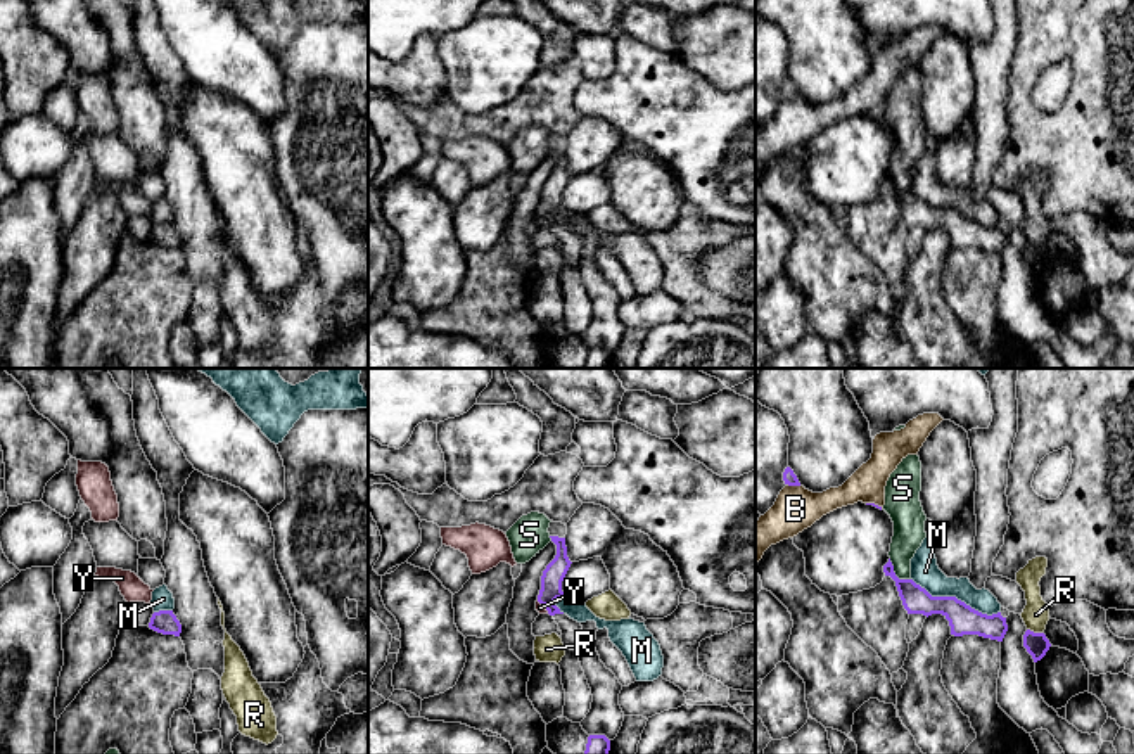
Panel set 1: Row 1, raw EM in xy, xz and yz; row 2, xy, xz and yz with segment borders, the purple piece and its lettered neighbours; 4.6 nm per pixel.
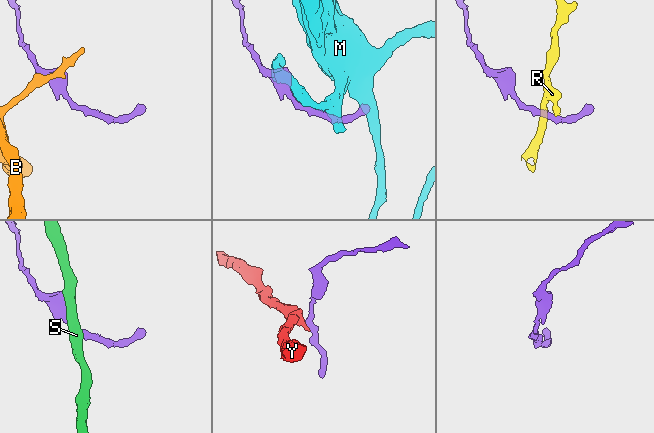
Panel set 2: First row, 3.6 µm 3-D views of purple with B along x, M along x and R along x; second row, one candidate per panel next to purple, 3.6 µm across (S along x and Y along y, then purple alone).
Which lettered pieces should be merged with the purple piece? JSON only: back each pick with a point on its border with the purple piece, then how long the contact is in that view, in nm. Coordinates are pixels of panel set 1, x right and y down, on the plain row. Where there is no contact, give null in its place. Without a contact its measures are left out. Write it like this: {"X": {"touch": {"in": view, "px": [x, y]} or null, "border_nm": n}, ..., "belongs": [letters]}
{"belongs": []}

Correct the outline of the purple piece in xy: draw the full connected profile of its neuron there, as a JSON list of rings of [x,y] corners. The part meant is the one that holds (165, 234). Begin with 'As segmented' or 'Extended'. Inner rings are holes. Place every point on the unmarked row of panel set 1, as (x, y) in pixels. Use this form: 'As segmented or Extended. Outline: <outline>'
As segmented. Outline: [[[173,223],[154,225],[150,230],[149,240],[162,247],[180,249],[182,246],[182,237],[173,227]]]

